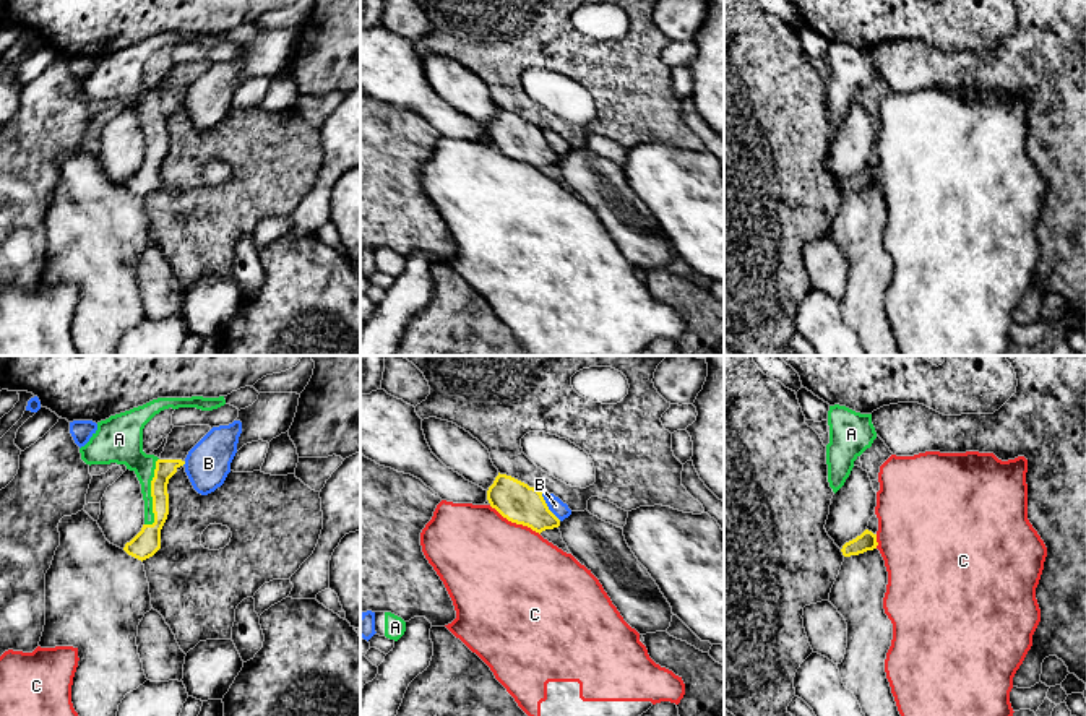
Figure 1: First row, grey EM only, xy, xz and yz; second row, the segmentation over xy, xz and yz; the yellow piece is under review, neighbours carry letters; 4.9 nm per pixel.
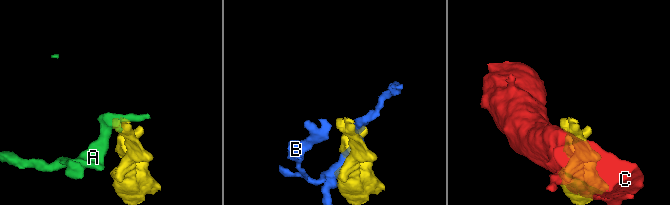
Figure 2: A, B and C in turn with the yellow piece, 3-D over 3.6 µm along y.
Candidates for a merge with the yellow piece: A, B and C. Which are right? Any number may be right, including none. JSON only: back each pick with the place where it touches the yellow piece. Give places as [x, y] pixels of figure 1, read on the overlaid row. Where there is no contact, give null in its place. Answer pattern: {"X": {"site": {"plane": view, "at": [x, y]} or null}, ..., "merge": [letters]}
{"A": {"site": {"plane": "xy", "at": [151, 494]}}, "merge": ["A"]}

